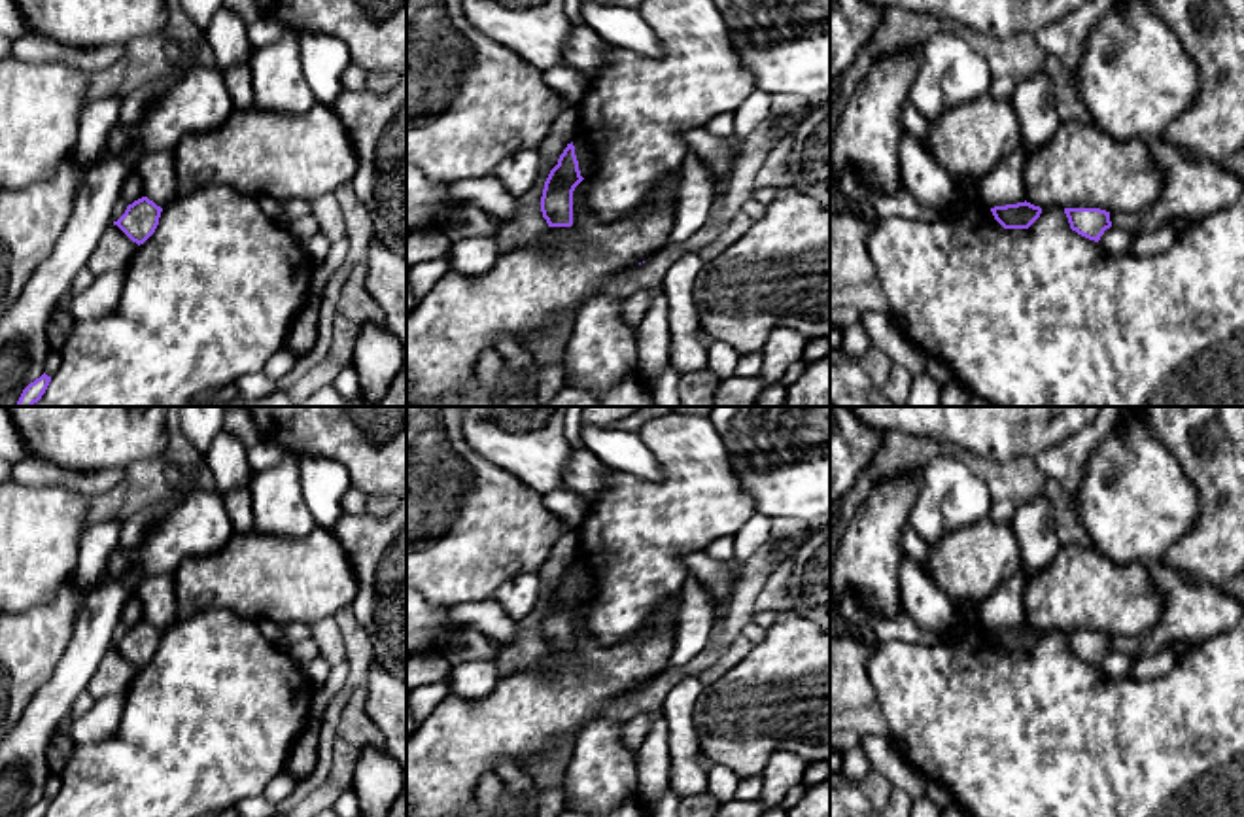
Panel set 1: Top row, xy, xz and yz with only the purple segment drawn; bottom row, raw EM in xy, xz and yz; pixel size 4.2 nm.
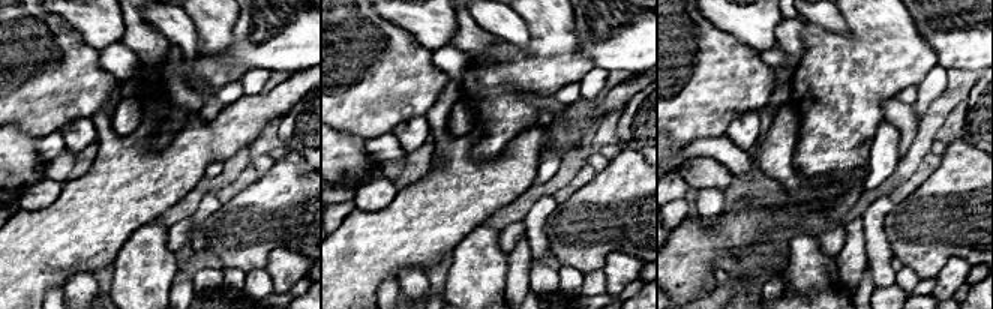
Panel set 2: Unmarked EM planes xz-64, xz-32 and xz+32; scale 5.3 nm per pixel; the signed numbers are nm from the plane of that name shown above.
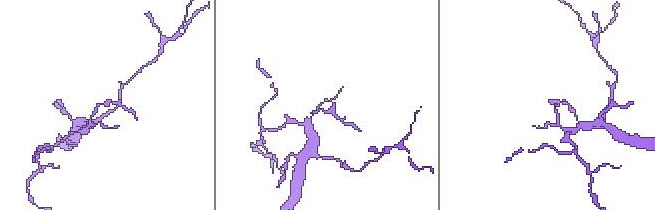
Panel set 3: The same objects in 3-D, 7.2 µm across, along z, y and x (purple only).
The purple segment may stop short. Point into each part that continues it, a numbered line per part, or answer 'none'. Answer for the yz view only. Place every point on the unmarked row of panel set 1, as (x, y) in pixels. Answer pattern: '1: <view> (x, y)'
none

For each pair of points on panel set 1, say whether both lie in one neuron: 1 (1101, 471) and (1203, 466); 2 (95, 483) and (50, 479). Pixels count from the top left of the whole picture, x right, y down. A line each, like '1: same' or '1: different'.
1: different
2: same

